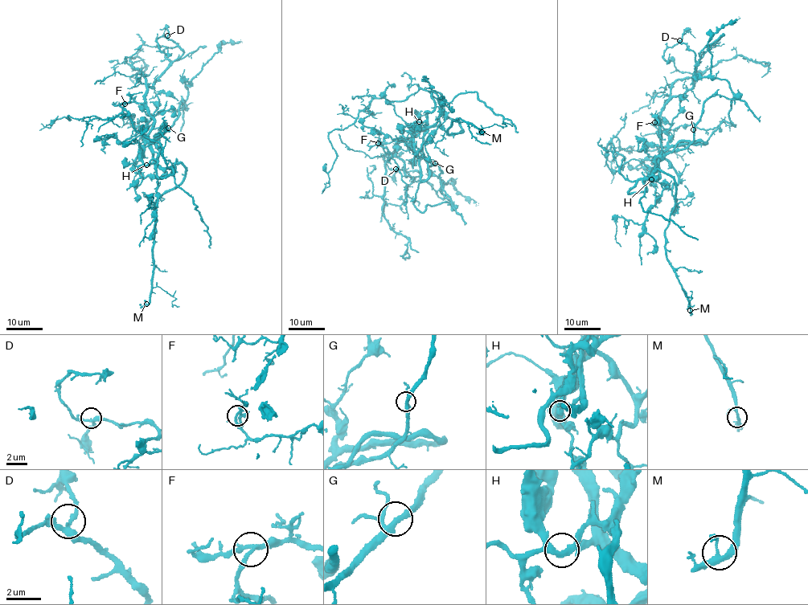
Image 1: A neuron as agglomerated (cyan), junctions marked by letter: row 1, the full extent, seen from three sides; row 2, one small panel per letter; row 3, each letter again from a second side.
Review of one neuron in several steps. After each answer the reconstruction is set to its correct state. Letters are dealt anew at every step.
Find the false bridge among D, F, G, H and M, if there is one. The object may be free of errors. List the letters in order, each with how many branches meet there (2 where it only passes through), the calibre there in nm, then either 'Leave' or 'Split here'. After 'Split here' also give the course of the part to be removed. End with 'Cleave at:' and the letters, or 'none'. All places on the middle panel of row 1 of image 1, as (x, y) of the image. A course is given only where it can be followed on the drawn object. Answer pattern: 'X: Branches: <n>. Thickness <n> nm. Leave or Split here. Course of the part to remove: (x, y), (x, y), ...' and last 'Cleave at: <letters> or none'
D: Branches: 3. Thickness 240 nm. Leave
F: Branches: 3. Thickness 200 nm. Leave
G: Branches: 3. Thickness 260 nm. Leave
H: Branches: 3. Thickness 240 nm. Leave
M: Branches: 3. Thickness 240 nm. Leave
Cleave at: none

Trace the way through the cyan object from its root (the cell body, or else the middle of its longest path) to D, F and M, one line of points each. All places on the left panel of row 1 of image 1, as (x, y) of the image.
D: (153, 160), (147, 134), (153, 117), (146, 106), (145, 91), (153, 88), (155, 79), (183, 52), (167, 35)
F: (153, 160), (152, 145), (148, 142), (147, 134), (153, 117), (142, 104), (125, 104)
M: (153, 160), (162, 168), (180, 163), (186, 169), (184, 179), (156, 205), (154, 266), (146, 304)

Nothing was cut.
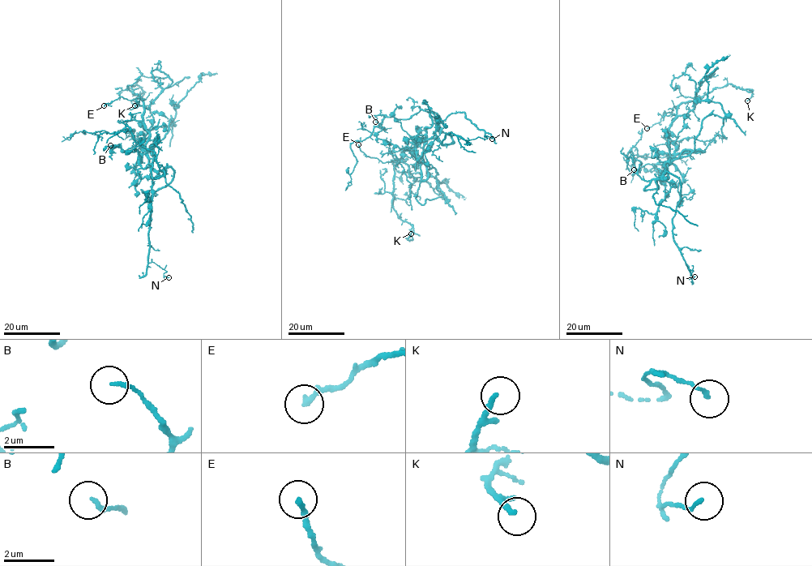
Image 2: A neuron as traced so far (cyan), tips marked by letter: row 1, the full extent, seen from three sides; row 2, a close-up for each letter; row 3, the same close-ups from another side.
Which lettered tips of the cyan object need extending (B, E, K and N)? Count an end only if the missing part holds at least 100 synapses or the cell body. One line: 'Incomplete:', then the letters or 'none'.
Incomplete: none

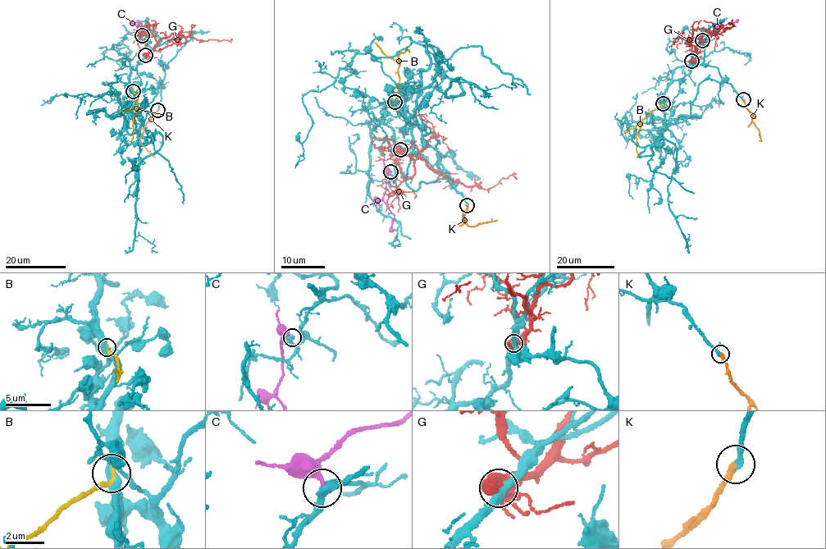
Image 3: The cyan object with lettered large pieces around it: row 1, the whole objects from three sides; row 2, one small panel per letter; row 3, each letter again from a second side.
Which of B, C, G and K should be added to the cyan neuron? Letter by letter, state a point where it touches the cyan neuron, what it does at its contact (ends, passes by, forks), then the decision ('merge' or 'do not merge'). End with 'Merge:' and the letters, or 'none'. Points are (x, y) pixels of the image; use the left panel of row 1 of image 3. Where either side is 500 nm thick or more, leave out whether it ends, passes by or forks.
B: (133, 91) | it ends | do not merge
C: (142, 35) | do not merge
G: (145, 55) | do not merge
K: (157, 110) | it ends | merge
Merge: K

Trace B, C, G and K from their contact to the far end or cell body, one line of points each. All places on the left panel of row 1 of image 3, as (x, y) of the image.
B: (133, 91), (139, 98), (133, 135), (130, 142)
C: (142, 35), (141, 27), (135, 25), (141, 23), (136, 21)
G: (145, 55), (172, 33), (199, 40), (232, 38)
K: (157, 109), (143, 125), (140, 139), (154, 157)

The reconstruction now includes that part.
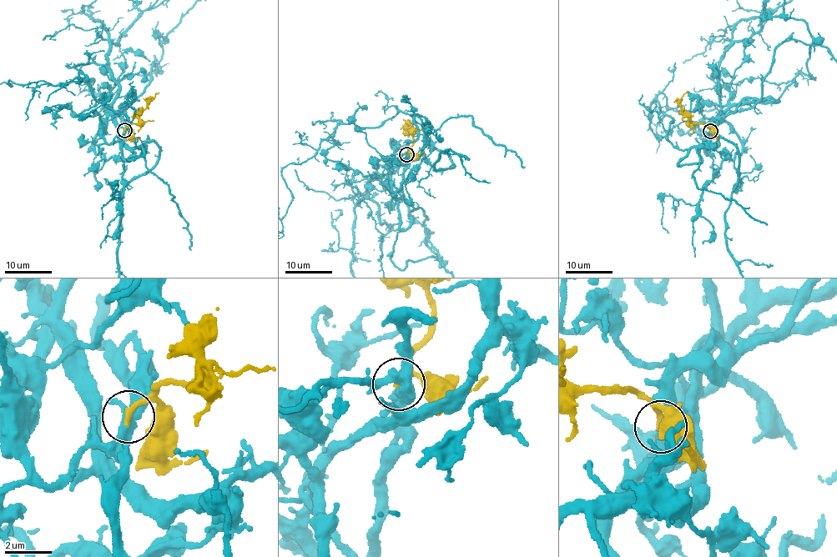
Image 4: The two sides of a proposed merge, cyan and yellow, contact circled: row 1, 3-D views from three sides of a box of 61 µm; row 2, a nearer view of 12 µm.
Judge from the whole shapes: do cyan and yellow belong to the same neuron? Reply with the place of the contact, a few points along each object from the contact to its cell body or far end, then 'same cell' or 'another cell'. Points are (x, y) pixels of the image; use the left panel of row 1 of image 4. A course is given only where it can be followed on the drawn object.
place (124, 130); course cyan (123, 130), (123, 144), (143, 145), (79, 74); course yellow (123, 130), (140, 122), (142, 111), (158, 92); same cell

